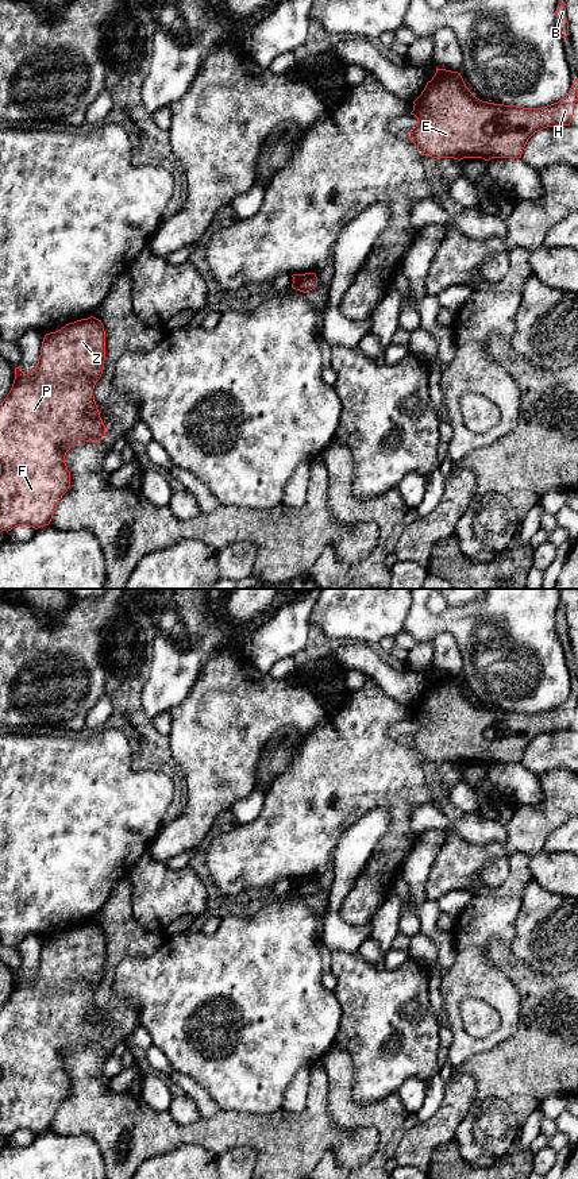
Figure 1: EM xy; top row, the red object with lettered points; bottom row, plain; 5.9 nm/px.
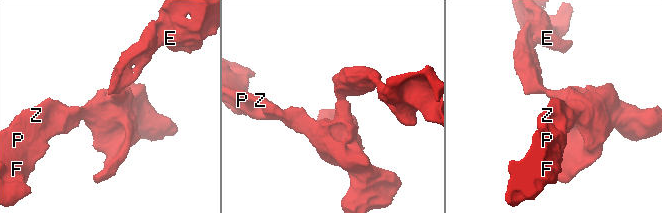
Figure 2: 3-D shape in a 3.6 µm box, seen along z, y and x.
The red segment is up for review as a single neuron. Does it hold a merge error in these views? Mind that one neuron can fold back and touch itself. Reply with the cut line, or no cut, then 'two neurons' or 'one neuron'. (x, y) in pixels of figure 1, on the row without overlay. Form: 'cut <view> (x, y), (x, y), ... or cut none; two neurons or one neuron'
cut xy (313, 878), (293, 883); two neurons

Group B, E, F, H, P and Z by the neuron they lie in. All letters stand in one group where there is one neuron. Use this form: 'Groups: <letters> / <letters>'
Groups: B E H / F P Z

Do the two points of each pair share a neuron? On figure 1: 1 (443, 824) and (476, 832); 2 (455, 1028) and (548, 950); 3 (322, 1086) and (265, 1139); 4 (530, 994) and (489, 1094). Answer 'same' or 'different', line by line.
1: same
2: different
3: same
4: same

